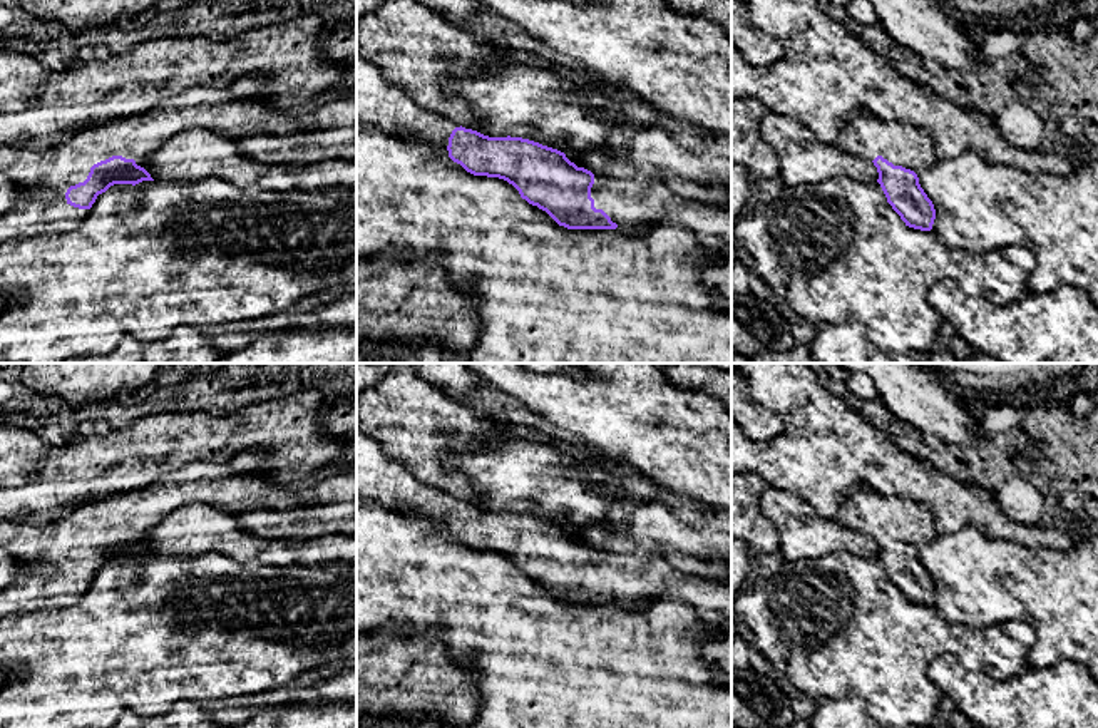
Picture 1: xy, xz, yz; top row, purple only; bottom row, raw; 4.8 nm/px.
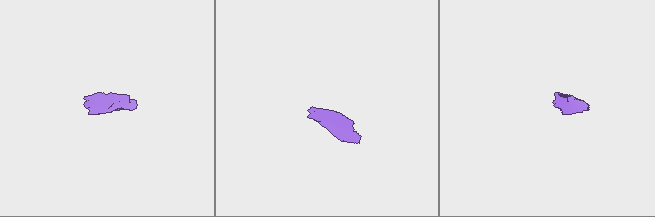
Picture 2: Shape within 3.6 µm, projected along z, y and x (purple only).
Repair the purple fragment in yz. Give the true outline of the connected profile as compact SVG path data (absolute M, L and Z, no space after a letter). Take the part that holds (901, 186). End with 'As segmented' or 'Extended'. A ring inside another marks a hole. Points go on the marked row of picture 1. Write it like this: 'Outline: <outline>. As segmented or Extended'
Outline: M857 114L844 126L835 146L877 167L877 182L906 226L932 229L936 209L917 177L924 167L939 161L929 131Z. Extended

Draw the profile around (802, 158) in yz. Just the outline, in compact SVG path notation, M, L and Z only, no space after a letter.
M768 110L760 120L763 141L778 154L785 186L818 184L835 176L862 182L879 179L874 162L845 152L835 144L820 142L813 132L788 115Z

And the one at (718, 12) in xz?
M664 0L668 7L718 23L731 38L731 0Z

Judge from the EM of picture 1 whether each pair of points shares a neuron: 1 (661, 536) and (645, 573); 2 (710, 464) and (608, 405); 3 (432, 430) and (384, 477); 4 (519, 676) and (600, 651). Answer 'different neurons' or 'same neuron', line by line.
1: different neurons
2: same neuron
3: different neurons
4: same neuron

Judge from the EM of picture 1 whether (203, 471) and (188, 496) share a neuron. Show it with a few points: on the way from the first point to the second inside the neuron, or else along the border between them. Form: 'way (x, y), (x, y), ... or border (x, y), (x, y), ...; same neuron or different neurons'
way (196, 474), (188, 482), (188, 489); same neuron

